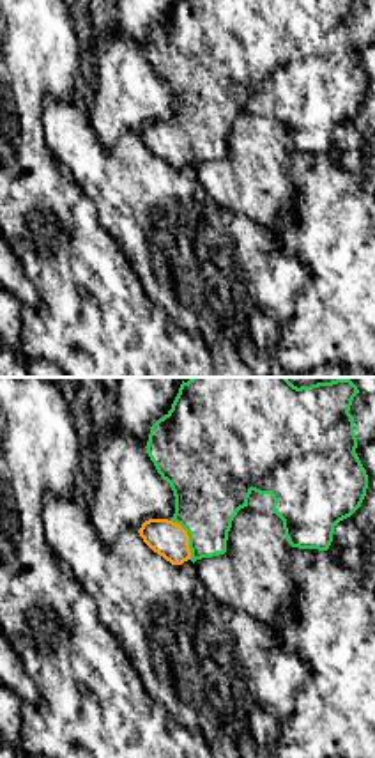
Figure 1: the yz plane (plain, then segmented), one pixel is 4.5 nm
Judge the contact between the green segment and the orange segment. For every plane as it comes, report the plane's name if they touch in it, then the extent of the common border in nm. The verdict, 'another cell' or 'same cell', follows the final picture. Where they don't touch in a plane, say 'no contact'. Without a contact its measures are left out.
contact in yz; length 200 nm

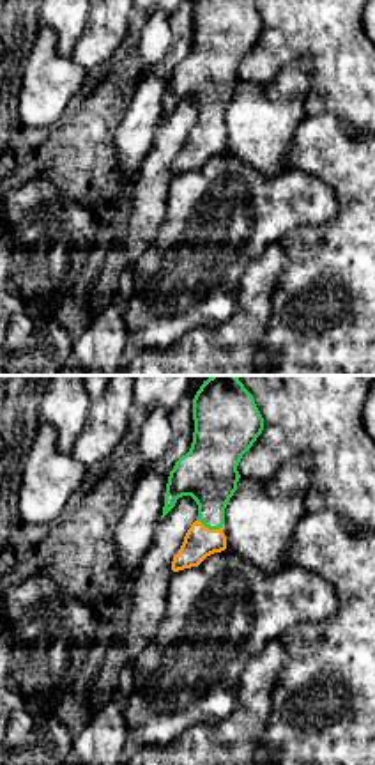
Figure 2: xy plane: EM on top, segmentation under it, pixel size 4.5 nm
contact in xy; length 130 nm

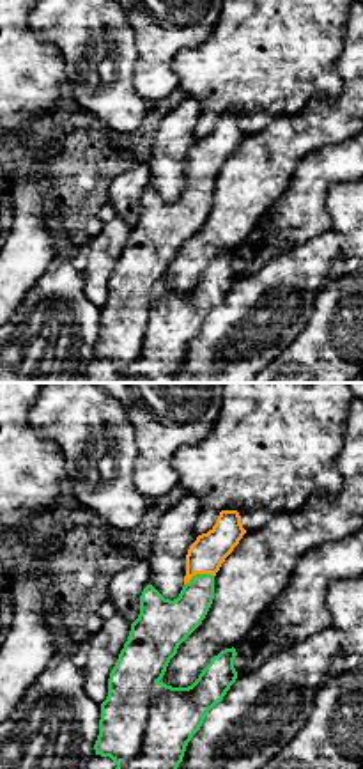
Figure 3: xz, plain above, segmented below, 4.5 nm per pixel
contact in xz; length 140 nm

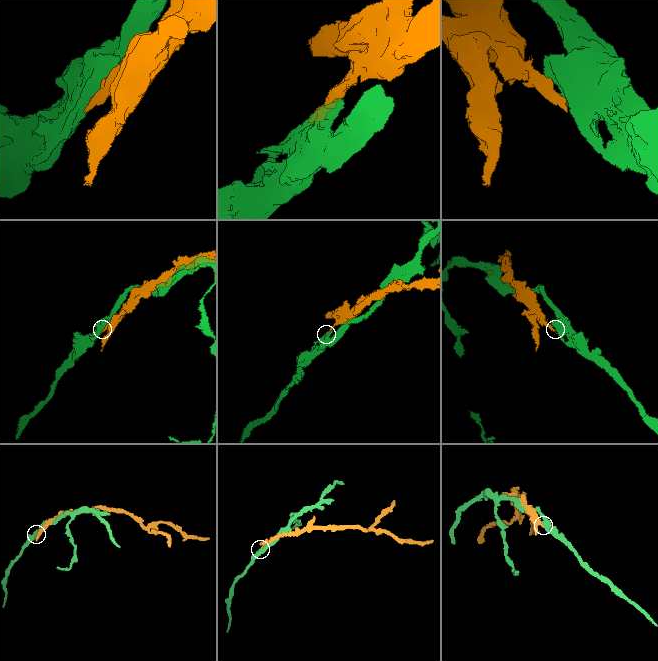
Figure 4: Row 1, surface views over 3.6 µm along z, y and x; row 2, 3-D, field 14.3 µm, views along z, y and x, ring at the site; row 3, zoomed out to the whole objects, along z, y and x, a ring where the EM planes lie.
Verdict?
another cell

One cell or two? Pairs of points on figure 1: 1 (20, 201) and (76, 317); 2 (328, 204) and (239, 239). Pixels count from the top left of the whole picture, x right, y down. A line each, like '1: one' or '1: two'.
1: one
2: two

